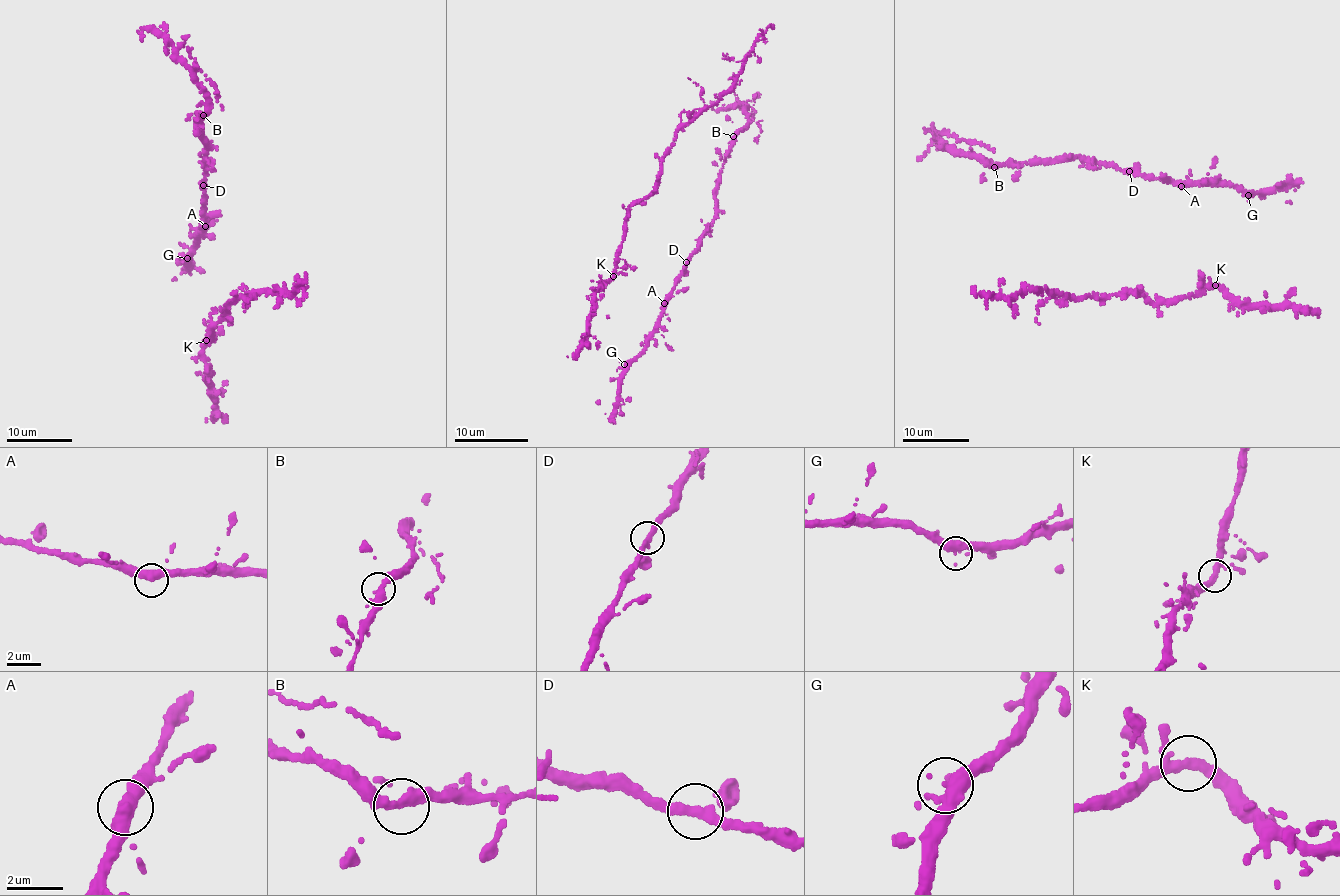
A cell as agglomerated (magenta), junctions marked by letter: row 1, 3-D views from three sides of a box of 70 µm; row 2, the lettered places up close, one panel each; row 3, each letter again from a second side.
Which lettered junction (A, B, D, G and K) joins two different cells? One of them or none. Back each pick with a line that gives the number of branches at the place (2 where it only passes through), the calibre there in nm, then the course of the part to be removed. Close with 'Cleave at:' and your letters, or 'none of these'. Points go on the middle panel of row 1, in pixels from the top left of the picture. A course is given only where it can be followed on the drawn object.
Cleave at: none of these

